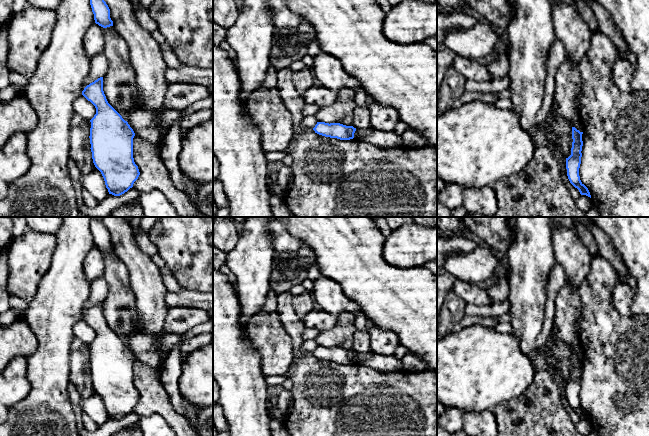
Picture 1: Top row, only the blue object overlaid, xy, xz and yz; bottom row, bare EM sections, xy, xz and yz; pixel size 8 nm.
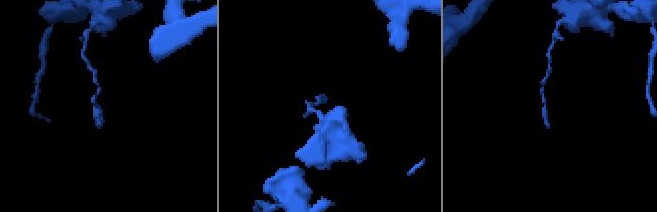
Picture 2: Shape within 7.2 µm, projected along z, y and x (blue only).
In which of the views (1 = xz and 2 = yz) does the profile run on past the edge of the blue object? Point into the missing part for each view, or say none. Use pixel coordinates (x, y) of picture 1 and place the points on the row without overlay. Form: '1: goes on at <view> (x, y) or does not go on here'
1: does not go on here
2: does not go on here

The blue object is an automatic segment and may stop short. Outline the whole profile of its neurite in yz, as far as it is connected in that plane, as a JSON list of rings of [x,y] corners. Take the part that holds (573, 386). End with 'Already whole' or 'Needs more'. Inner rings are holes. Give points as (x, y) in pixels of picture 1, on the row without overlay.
[[[572,351],[572,372],[571,372],[571,379],[566,382],[566,393],[567,393],[567,400],[570,407],[579,414],[581,419],[586,419],[591,422],[590,416],[588,412],[581,406],[579,400],[579,392],[581,388],[581,381],[582,381],[582,358],[575,351]]]. Already whole

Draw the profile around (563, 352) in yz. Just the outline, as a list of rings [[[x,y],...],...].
[[[552,328],[552,346],[551,352],[558,359],[563,378],[566,382],[571,379],[572,372],[572,348],[571,346],[556,339],[554,329]]]

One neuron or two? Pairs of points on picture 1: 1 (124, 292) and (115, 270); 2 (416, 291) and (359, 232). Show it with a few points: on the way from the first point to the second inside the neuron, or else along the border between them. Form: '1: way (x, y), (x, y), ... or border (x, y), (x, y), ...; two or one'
1: way (119, 287), (116, 275); one
2: way (398, 285), (363, 250); one

